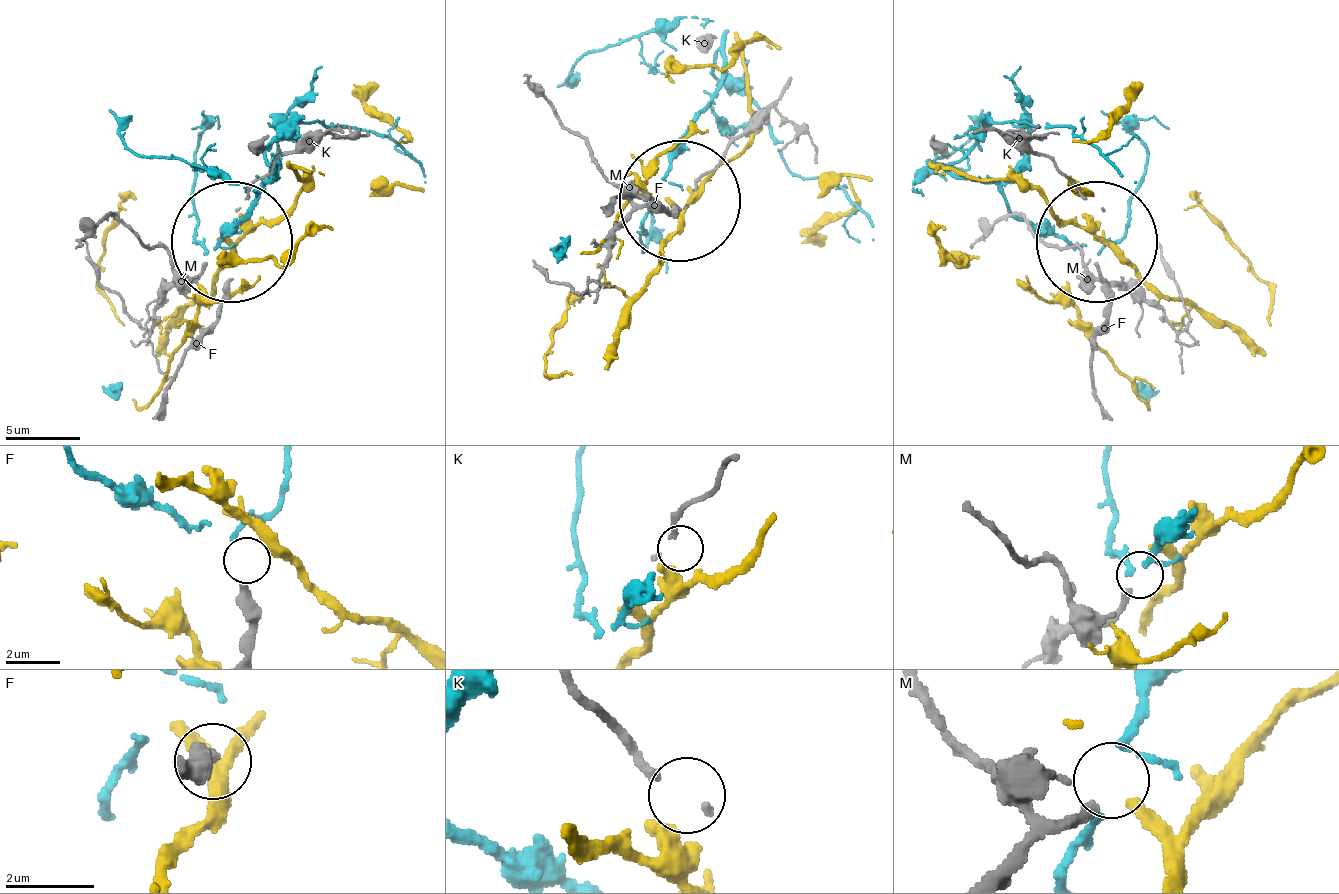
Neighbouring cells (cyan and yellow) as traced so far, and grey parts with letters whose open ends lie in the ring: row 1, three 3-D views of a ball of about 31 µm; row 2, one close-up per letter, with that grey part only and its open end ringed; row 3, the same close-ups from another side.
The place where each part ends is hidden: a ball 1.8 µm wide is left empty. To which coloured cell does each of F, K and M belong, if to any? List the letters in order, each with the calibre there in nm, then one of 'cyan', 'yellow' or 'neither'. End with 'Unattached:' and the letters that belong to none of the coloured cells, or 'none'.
F: 400 nm thick; neither
K: 80 nm thick; neither
M: 240 nm thick; cyan
Unattached: F, K

